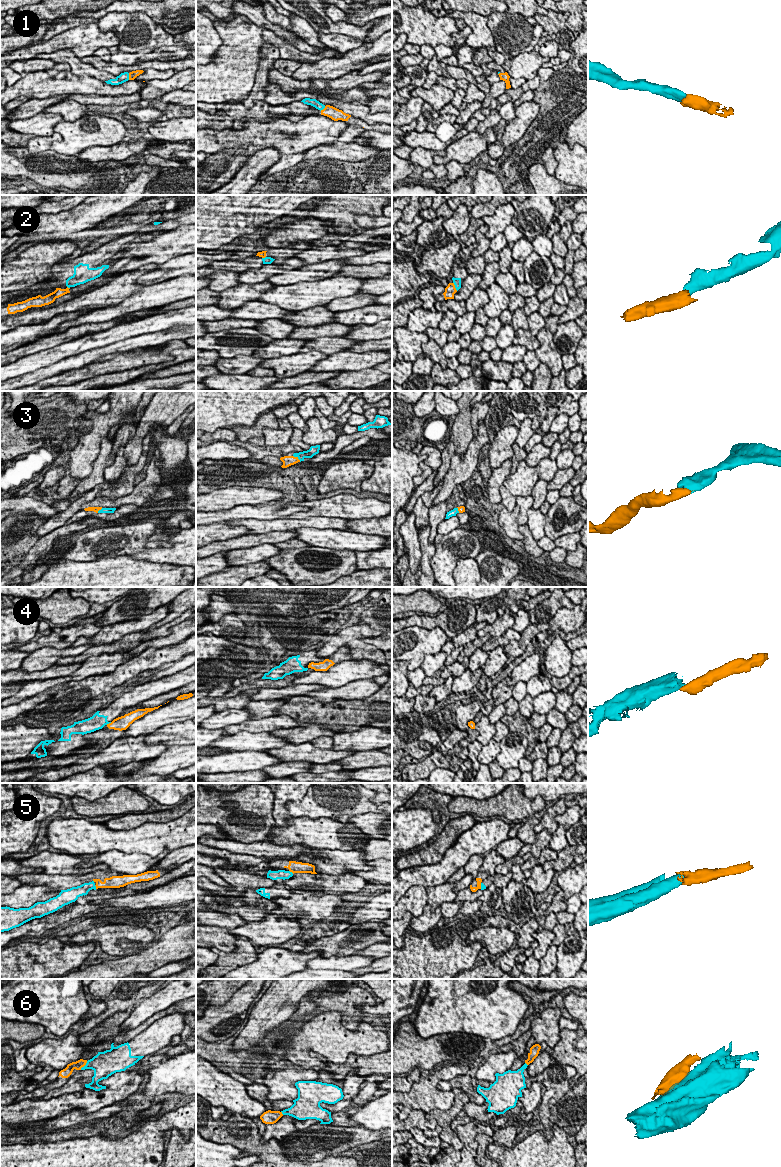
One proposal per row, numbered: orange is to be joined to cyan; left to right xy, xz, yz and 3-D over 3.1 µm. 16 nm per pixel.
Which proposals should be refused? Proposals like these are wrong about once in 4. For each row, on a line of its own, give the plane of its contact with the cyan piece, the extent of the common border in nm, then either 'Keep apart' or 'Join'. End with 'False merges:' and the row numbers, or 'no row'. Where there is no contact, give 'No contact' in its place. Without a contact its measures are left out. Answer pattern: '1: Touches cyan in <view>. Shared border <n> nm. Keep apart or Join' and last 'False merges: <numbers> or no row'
1: Touches cyan in xy. Shared border 110 nm. Join
2: Touches cyan in yz. Shared border 160 nm. Keep apart
3: Touches cyan in xz. Shared border 160 nm. Join
4: Touches cyan in xy. Shared border 100 nm. Keep apart
5: Touches cyan in xz. Shared border 100 nm. Keep apart
6: Touches cyan in xy. Shared border 190 nm. Keep apart
False merges: 2, 4, 5, 6

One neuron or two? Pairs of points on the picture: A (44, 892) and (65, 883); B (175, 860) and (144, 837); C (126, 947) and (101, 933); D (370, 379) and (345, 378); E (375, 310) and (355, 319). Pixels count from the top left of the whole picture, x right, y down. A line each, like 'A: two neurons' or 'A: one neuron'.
A: two neurons
B: two neurons
C: one neuron
D: one neuron
E: one neuron

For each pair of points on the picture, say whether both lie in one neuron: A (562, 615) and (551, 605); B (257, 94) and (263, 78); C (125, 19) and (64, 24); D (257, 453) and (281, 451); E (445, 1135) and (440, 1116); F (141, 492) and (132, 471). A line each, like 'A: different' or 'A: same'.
A: different
B: same
C: same
D: same
E: same
F: different

